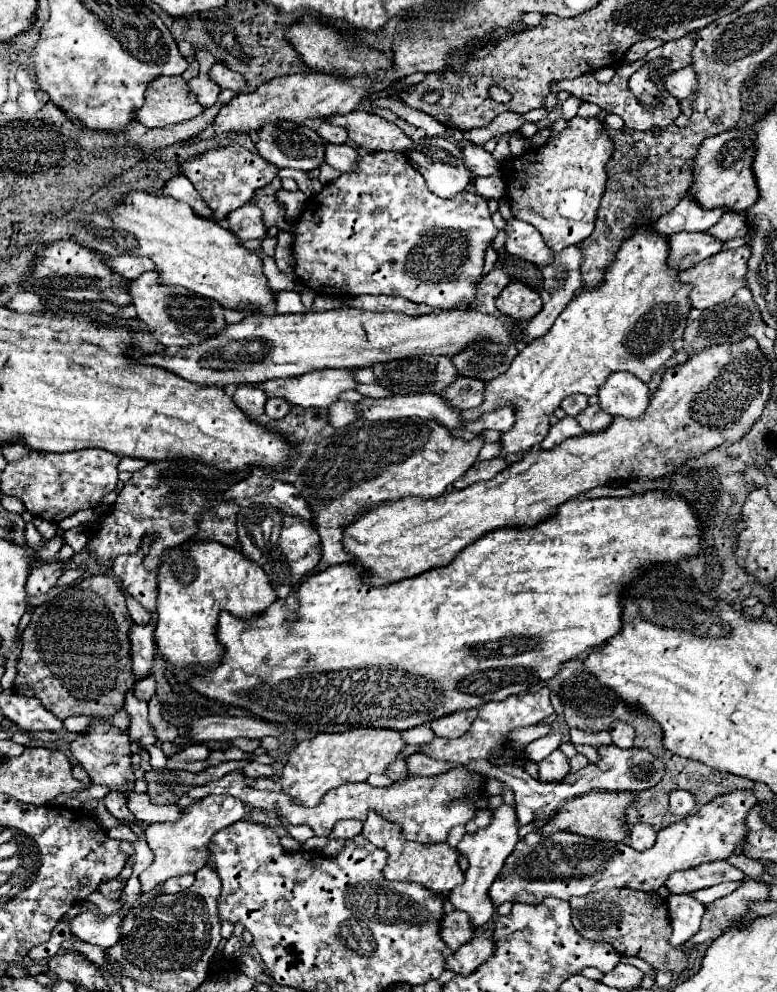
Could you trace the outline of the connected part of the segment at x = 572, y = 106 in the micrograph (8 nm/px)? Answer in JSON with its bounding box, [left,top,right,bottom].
[561,97,581,121]

